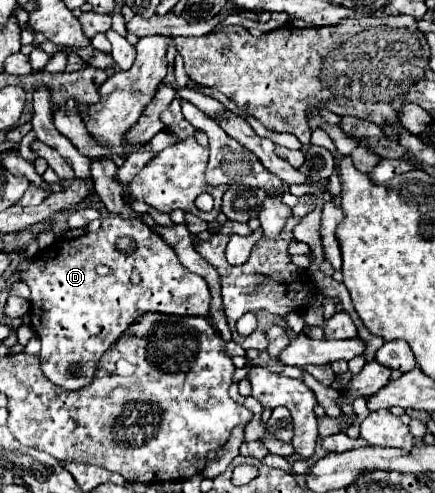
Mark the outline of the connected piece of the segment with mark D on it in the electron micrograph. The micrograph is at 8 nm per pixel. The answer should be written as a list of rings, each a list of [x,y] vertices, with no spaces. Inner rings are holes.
[[[118,215],[106,217],[102,221],[100,231],[96,233],[86,233],[78,239],[64,239],[62,243],[56,241],[52,243],[46,251],[36,255],[32,263],[22,269],[20,279],[30,285],[32,289],[32,327],[36,335],[42,341],[42,351],[40,351],[40,361],[42,361],[42,371],[44,375],[60,387],[66,389],[78,389],[90,383],[94,375],[94,367],[102,353],[122,335],[122,331],[134,323],[140,315],[148,311],[160,311],[160,313],[172,313],[172,315],[200,315],[204,317],[208,313],[210,305],[210,291],[206,281],[188,271],[176,257],[174,249],[164,243],[164,239],[148,229],[142,221],[138,219],[122,219]],[[128,237],[136,243],[136,249],[130,253],[124,253],[118,249],[118,239]],[[98,265],[108,265],[112,269],[112,275],[100,277],[96,273]],[[138,271],[142,277],[142,285],[132,285],[130,283],[130,273]]]

